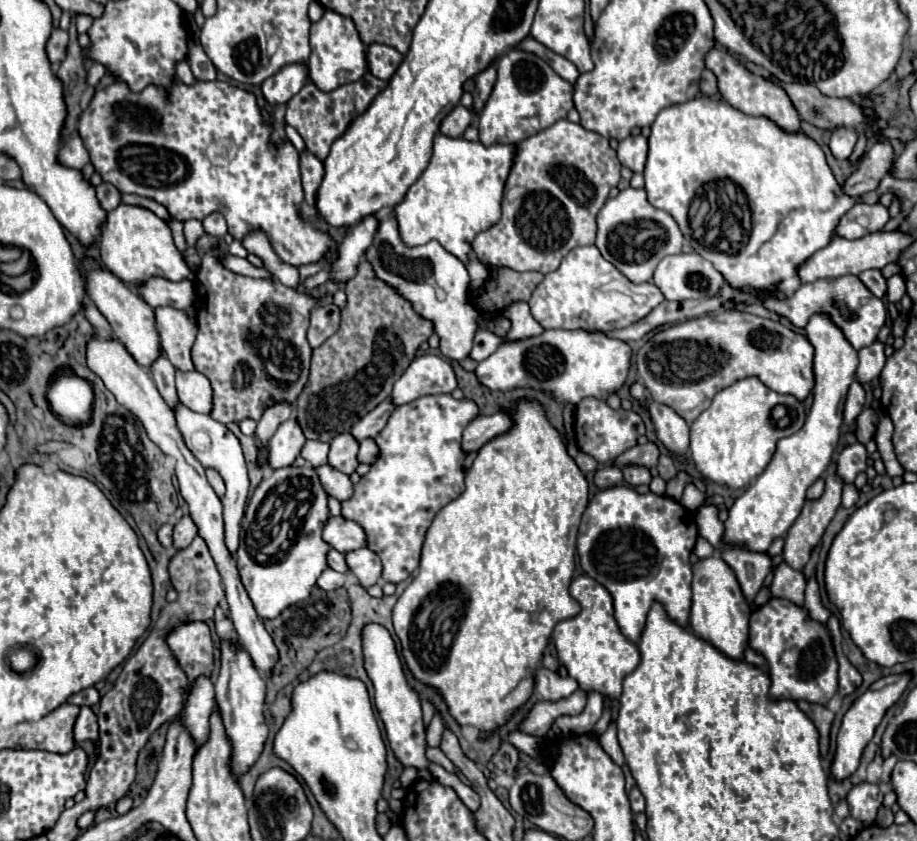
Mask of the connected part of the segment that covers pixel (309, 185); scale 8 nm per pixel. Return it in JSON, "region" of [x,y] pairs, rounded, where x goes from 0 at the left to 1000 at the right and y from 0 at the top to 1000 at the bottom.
{"region":[[[332,178],[332,181],[327,181],[327,205],[329,205],[329,224],[332,224],[334,240],[338,245],[342,245],[342,233],[345,233],[345,226],[351,216],[353,197],[342,183]]]}

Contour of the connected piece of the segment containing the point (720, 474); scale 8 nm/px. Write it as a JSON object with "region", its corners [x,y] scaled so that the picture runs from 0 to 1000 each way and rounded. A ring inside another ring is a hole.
{"region":[[[818,447],[785,464],[779,471],[776,483],[759,497],[752,507],[752,542],[770,571],[796,580],[809,580],[835,559],[844,542],[846,526],[870,514],[877,507],[877,499],[879,488],[870,473],[864,468],[848,468],[829,449]],[[846,480],[853,480],[859,488],[853,497],[853,507],[842,499],[842,485]]]}

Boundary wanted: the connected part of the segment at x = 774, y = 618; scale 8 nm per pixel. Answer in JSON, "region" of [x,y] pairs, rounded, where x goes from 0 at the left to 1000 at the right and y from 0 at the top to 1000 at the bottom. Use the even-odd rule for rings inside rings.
{"region":[[[840,711],[833,721],[824,723],[818,732],[818,761],[816,766],[827,773],[835,787],[838,787],[838,801],[840,801],[840,828],[851,832],[881,832],[901,837],[914,820],[914,782],[909,773],[909,763],[905,756],[905,749],[901,742],[883,735],[881,725],[877,721],[868,721],[862,713],[855,711]]]}

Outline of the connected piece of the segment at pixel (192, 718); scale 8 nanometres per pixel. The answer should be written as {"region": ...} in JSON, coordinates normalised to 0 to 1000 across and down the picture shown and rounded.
{"region":[[[216,806],[209,818],[203,842],[201,842],[201,863],[207,868],[214,887],[222,885],[227,878],[227,854],[233,839],[233,813],[229,806]]]}

